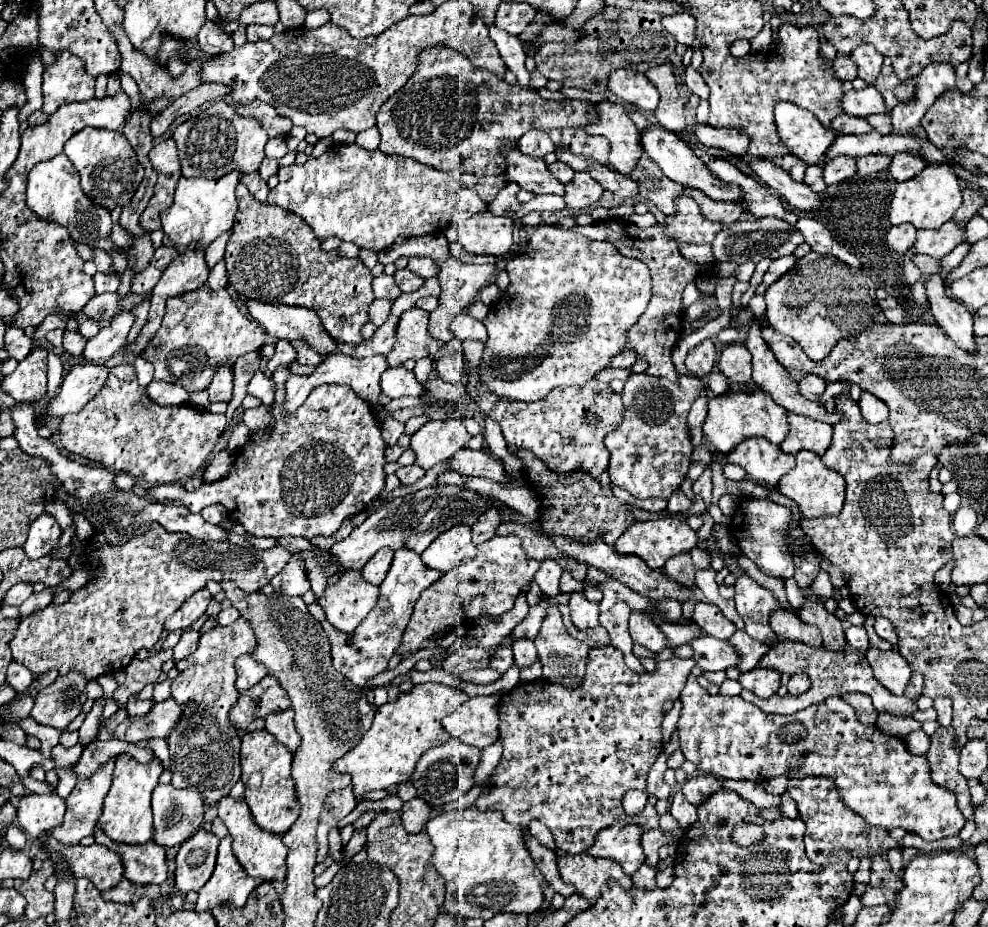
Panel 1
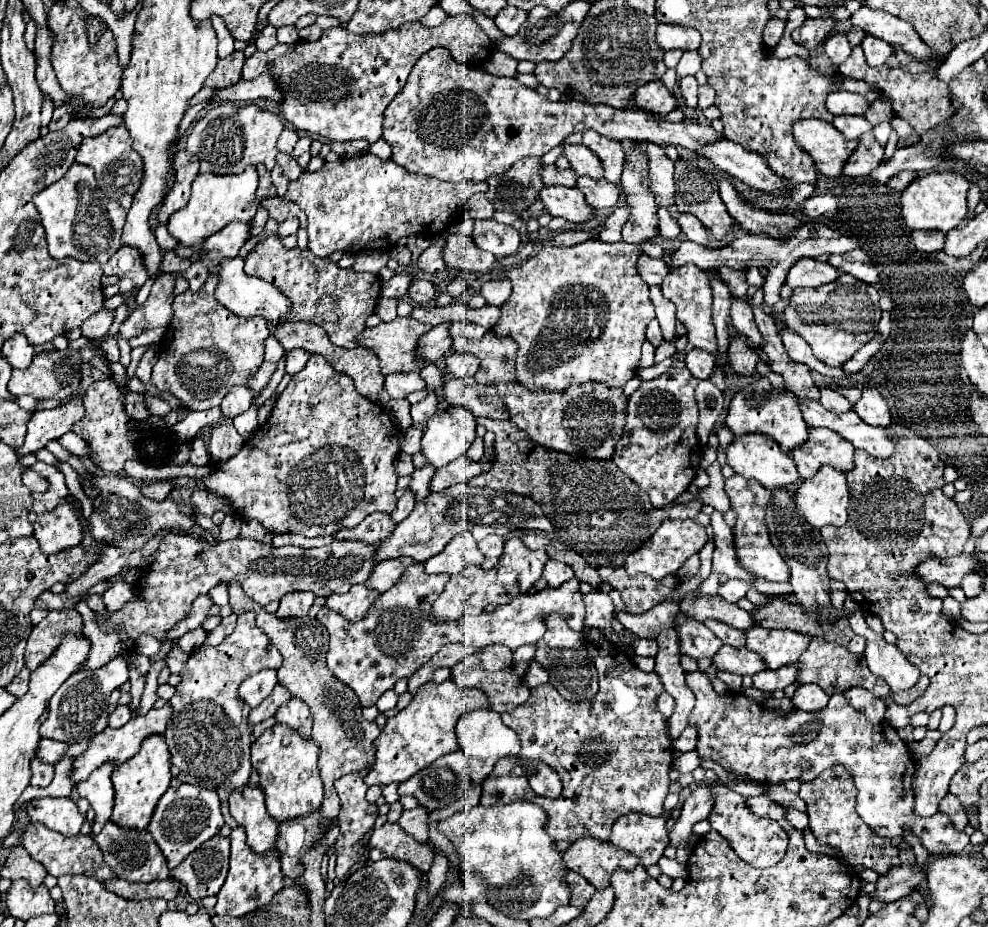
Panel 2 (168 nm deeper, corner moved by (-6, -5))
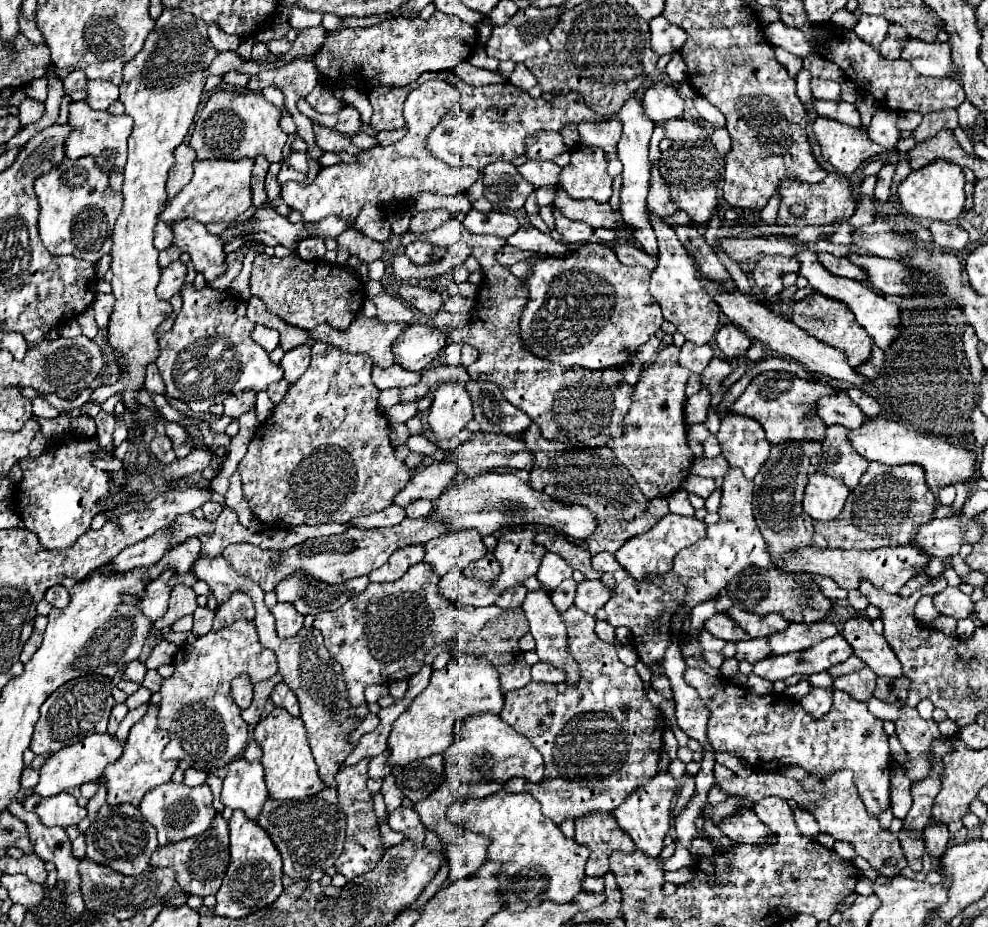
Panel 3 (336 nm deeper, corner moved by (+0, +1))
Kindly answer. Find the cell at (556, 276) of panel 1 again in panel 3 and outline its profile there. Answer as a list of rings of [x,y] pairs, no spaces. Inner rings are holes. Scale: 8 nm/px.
[[[584,243],[570,255],[530,257],[526,259],[530,273],[522,279],[528,285],[528,301],[520,315],[520,339],[524,347],[542,361],[564,367],[580,365],[586,369],[618,369],[630,355],[646,343],[662,325],[660,305],[648,293],[650,273],[642,265],[624,265],[616,257],[616,249],[608,243]]]

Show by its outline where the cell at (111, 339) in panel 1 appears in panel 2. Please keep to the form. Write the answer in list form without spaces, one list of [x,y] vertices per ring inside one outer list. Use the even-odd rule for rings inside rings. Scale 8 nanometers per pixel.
[[[162,273],[150,291],[150,297],[144,305],[136,307],[132,315],[122,323],[120,335],[130,339],[134,335],[140,335],[142,331],[154,329],[154,327],[166,327],[172,321],[174,309],[172,309],[172,291],[174,291],[174,277],[168,273]]]

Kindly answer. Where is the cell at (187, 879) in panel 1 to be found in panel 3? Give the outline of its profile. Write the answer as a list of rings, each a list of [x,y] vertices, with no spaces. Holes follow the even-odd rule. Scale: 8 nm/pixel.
[[[216,815],[216,821],[212,823],[212,829],[200,837],[190,837],[188,841],[180,841],[180,845],[166,845],[158,847],[156,853],[150,859],[152,867],[170,867],[176,871],[178,885],[188,895],[216,895],[222,883],[222,877],[228,869],[230,851],[228,851],[228,823],[222,819],[222,815]]]

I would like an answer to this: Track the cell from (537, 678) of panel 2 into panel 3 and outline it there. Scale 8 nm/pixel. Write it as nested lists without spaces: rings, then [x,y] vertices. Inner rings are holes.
[[[536,663],[532,665],[532,679],[534,681],[544,681],[544,683],[562,683],[564,681],[564,671],[548,665],[548,663]]]

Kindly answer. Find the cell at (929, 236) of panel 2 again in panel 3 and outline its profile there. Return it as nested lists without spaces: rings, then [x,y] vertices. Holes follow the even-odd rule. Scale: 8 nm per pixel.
[[[932,221],[930,223],[930,233],[932,233],[932,243],[948,249],[948,251],[962,251],[968,243],[968,233],[960,229],[958,223],[942,223],[942,221]]]

